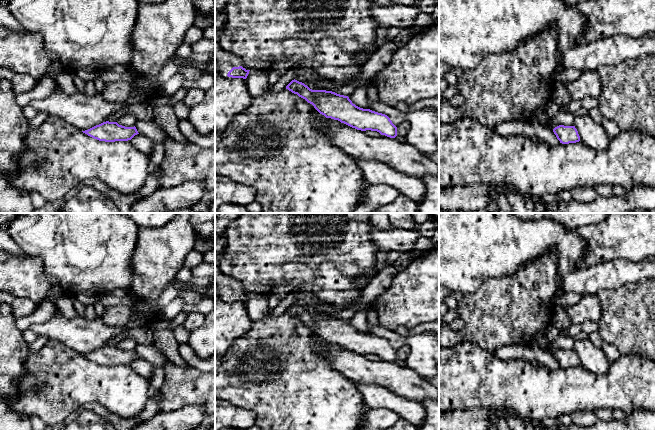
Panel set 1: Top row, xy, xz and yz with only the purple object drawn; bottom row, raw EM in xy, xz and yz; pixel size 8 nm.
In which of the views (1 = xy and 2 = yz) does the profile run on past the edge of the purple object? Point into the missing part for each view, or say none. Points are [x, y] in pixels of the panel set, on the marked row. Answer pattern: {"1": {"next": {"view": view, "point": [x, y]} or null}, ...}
{"1": {"next": null}, "2": {"next": null}}

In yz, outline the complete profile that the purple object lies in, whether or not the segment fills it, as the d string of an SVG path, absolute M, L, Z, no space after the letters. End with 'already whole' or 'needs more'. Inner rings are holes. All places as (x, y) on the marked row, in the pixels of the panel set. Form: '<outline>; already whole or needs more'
M559 125L553 129L553 132L562 144L576 143L580 141L580 136L575 126Z; already whole

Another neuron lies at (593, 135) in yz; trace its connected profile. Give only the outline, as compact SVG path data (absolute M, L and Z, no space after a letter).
M587 113L576 115L574 126L580 136L580 141L593 150L608 148L610 138L601 124L593 121Z

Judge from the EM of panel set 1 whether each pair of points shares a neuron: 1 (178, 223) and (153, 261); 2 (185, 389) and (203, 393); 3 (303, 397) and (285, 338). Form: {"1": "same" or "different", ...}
{"1": "same", "2": "same", "3": "same"}

